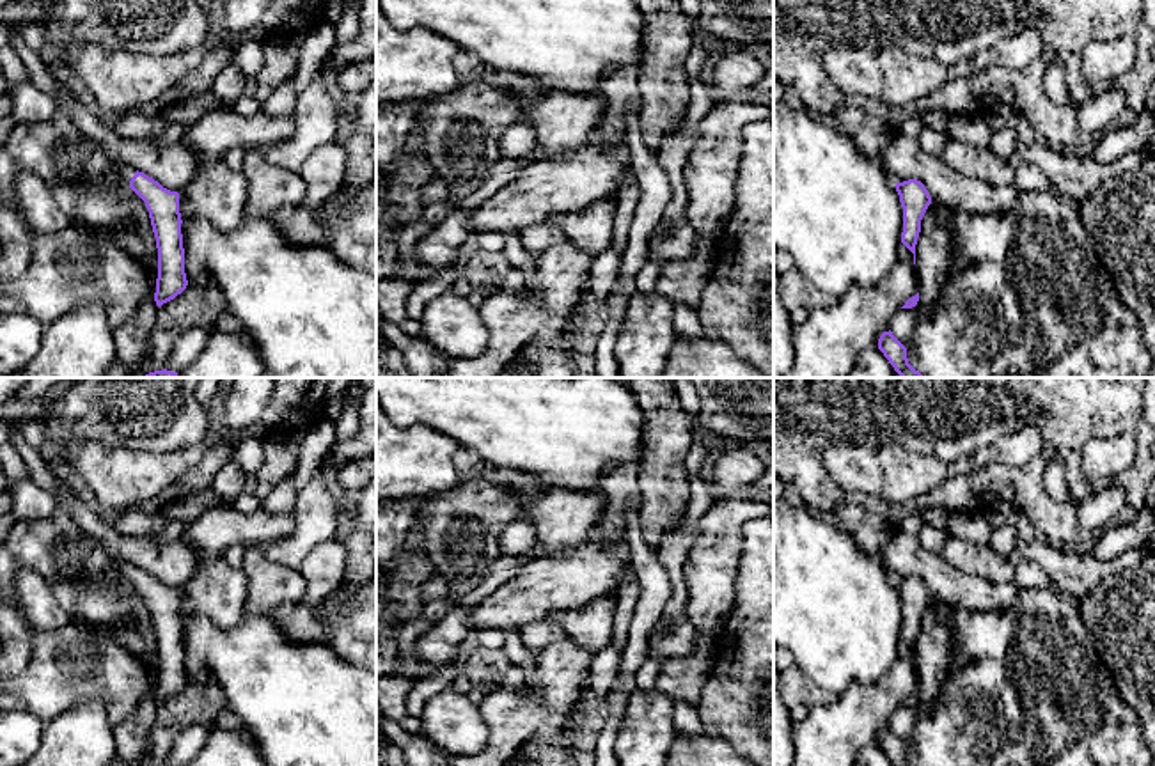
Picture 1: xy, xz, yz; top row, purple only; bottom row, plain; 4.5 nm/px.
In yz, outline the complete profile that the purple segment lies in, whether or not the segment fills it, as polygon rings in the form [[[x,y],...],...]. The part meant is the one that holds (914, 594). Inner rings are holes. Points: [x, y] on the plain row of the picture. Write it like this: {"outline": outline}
{"outline": [[[917,576],[896,580],[896,589],[903,605],[901,640],[914,651],[915,661],[915,642],[921,629],[921,617],[931,601],[931,594]]]}

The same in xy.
{"outline": [[[117,555],[110,560],[121,580],[128,582],[149,608],[158,645],[158,676],[154,699],[158,704],[181,692],[186,683],[185,645],[181,631],[179,590],[163,585],[158,578],[135,567]]]}

